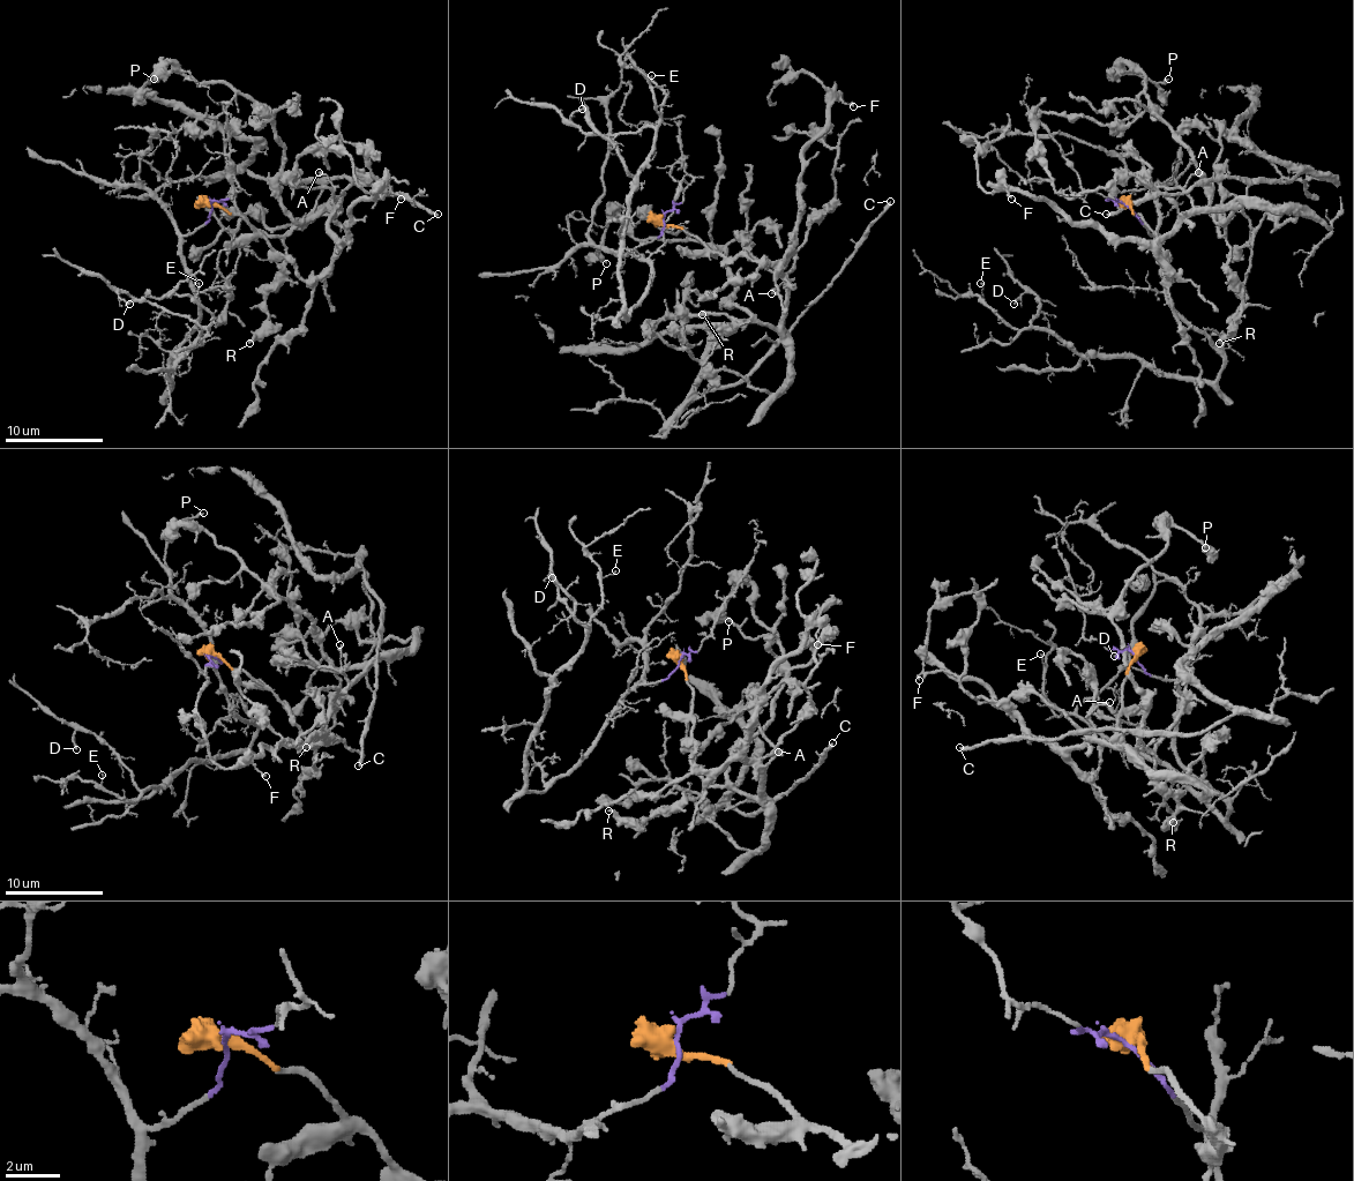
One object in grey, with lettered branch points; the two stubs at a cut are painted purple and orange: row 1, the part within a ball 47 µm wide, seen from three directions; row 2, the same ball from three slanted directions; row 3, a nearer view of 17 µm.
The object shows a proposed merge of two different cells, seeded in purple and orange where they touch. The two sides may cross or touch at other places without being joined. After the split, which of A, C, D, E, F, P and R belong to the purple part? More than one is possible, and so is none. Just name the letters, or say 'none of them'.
D, E

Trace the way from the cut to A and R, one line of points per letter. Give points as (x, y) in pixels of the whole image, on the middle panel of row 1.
A: (663, 219), (695, 234), (710, 249), (756, 262), (786, 254), (782, 269), (786, 286), (786, 282), (771, 293)
R: (663, 219), (710, 249), (756, 262), (786, 254), (784, 319), (776, 326), (737, 321), (717, 335), (703, 313)

